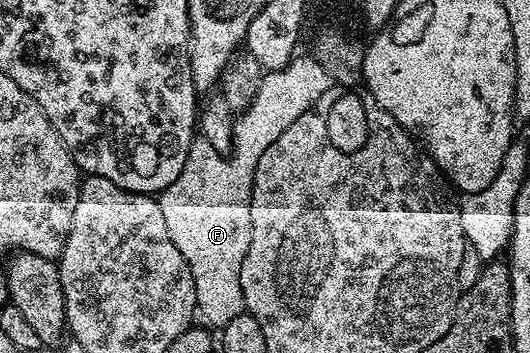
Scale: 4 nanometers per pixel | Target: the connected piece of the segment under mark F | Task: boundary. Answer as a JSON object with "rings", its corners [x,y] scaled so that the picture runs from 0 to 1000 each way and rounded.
{"rings":[[[572,153],[558,156],[530,198],[521,204],[506,204],[498,212],[492,232],[492,255],[485,255],[485,278],[477,278],[477,289],[470,297],[447,340],[447,442],[451,431],[451,453],[436,442],[419,442],[409,436],[409,425],[402,425],[402,414],[394,414],[394,402],[387,402],[379,391],[360,399],[357,414],[357,436],[349,448],[349,465],[342,482],[342,493],[325,516],[319,530],[309,533],[298,547],[296,564],[304,584],[304,606],[311,615],[311,640],[319,652],[319,674],[326,674],[326,697],[334,697],[334,708],[342,708],[342,720],[349,731],[349,742],[357,754],[357,765],[364,776],[364,799],[368,802],[368,856],[372,884],[377,898],[385,895],[392,907],[392,921],[408,918],[408,932],[419,929],[432,912],[440,912],[440,901],[447,901],[462,881],[458,867],[458,836],[455,833],[455,742],[462,742],[462,720],[470,720],[470,686],[477,663],[477,629],[474,626],[474,530],[477,527],[477,504],[481,501],[481,473],[492,448],[492,436],[500,436],[500,425],[508,425],[508,414],[515,414],[515,402],[523,402],[523,391],[530,391],[530,380],[538,380],[538,368],[545,368],[545,357],[553,357],[553,346],[560,334],[568,334],[568,323],[575,323],[575,312],[583,312],[598,289],[598,278],[606,278],[606,266],[613,266],[628,244],[625,212],[613,198],[613,187],[606,187],[602,170],[592,156]]]}

